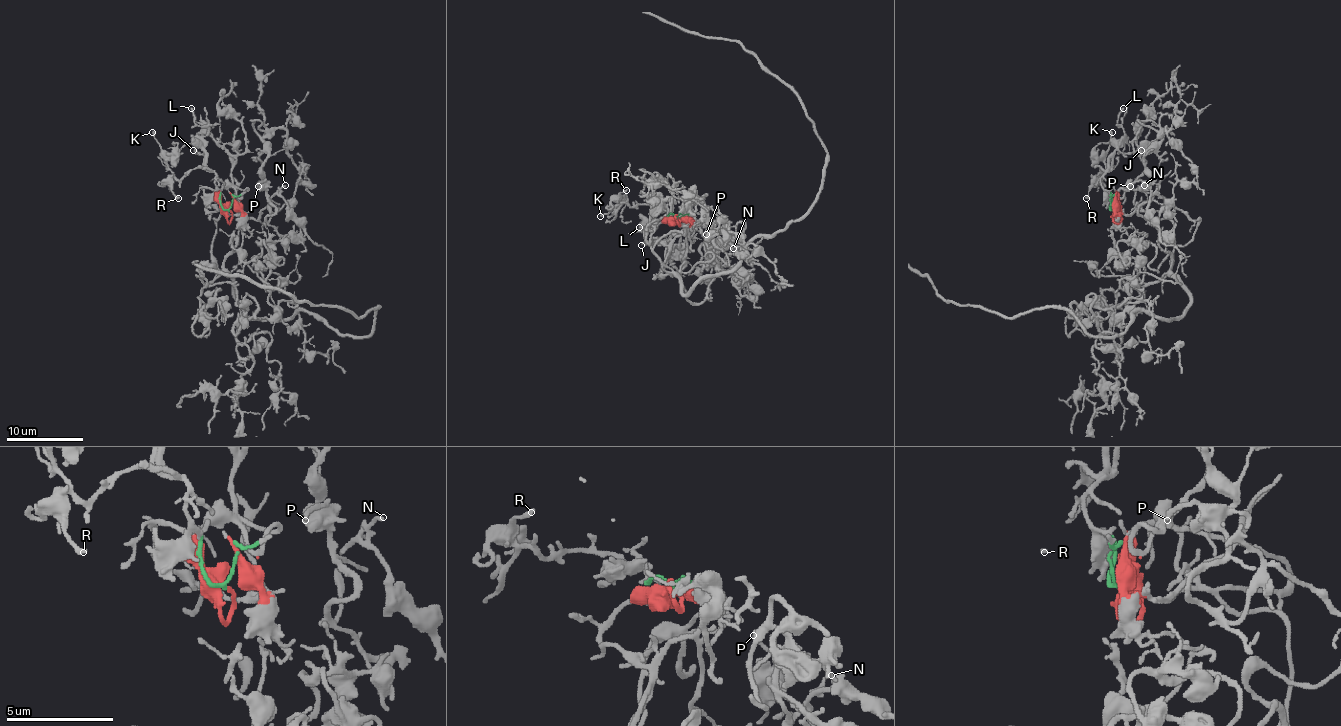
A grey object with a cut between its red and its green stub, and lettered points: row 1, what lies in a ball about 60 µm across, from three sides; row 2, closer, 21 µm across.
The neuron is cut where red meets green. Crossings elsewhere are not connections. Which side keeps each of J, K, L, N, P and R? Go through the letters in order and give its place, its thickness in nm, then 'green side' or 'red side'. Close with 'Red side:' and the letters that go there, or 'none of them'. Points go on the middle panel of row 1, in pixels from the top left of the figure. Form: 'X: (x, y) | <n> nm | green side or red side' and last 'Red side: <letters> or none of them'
J: (641, 245) | 140 nm | green side
K: (600, 216) | 190 nm | green side
L: (639, 227) | 200 nm | green side
N: (733, 248) | 140 nm | red side
P: (706, 234) | 120 nm | red side
R: (626, 190) | 200 nm | green side
Red side: N, P

